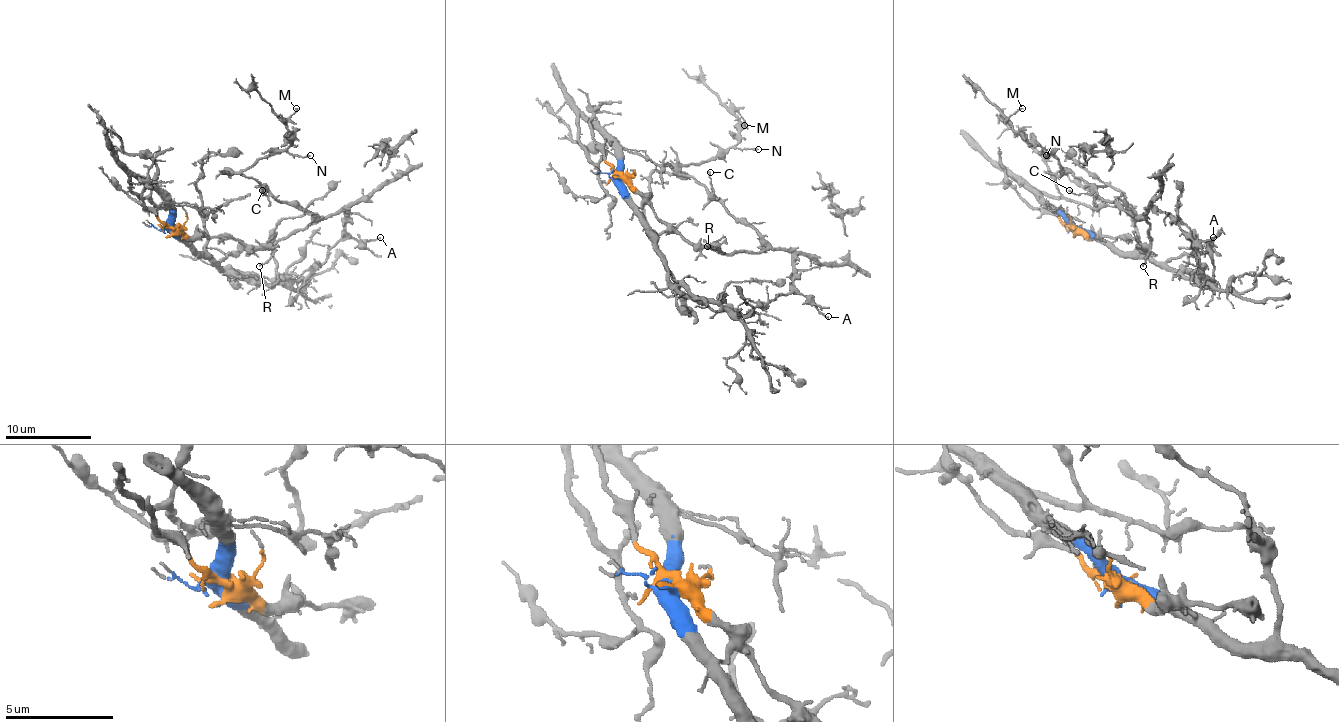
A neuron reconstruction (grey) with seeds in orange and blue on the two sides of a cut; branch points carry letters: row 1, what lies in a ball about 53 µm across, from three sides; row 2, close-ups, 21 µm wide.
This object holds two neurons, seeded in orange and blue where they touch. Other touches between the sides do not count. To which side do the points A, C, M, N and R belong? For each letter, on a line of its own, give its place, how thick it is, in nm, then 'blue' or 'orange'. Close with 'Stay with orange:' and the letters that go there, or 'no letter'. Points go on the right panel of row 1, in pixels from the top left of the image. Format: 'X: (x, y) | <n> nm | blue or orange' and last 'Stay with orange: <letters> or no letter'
A: (1213, 237) | 120 nm | orange
C: (1069, 190) | 120 nm | orange
M: (1022, 108) | 110 nm | orange
N: (1046, 155) | 140 nm | orange
R: (1143, 266) | 130 nm | orange
Stay with orange: A, C, M, N, R

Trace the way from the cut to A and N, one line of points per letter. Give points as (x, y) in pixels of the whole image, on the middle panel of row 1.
A: (619, 175), (662, 220), (694, 244), (716, 246), (724, 253), (791, 253), (793, 285), (827, 317)
N: (619, 175), (662, 220), (694, 244), (756, 253), (763, 248), (763, 238), (679, 171), (731, 147), (758, 150)

